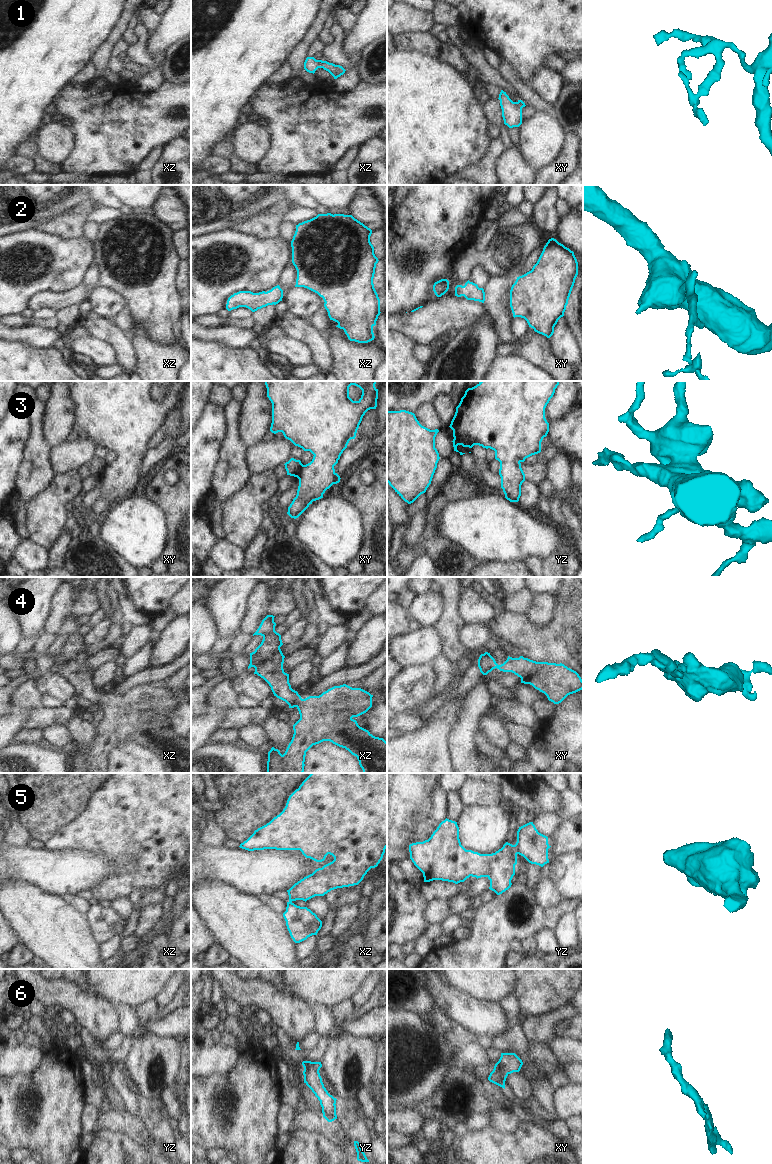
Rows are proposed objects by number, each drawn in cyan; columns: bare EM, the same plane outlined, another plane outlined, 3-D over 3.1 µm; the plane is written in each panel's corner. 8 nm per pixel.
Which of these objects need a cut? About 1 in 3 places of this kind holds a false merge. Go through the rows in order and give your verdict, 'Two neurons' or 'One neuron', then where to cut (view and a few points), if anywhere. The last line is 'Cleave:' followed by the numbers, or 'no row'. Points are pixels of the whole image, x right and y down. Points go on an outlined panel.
1: One neuron. No split
2: One neuron. No split
3: One neuron. No split
4: One neuron. No split
5: Two neurons. Split along yz (514, 845), (517, 853)
6: One neuron. No split
Cleave: 5

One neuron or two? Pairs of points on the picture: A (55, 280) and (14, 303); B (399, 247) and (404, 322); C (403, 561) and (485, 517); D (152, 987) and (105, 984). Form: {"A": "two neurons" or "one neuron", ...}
{"A": "one neuron", "B": "two neurons", "C": "two neurons", "D": "one neuron"}

